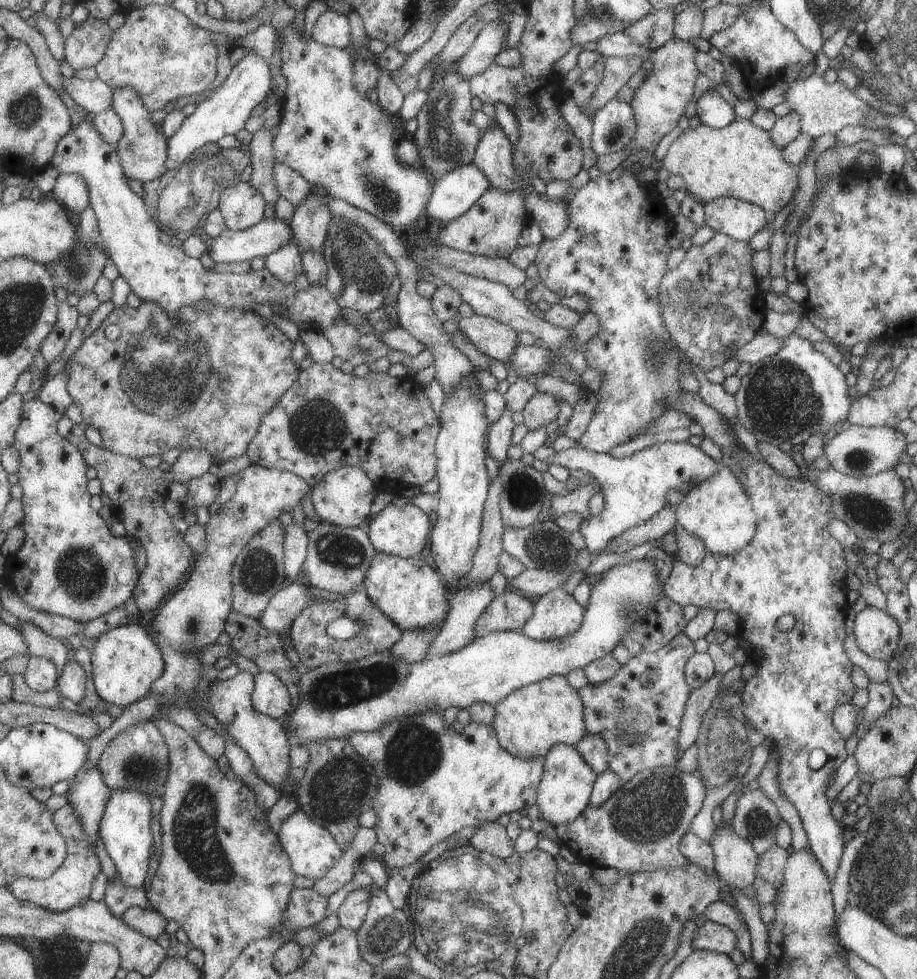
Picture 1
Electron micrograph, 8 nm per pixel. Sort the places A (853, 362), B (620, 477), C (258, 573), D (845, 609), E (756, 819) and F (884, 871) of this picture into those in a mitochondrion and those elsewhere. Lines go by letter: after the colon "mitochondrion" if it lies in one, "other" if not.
A: other
B: other
C: mitochondrion
D: other
E: mitochondrion
F: mitochondrion

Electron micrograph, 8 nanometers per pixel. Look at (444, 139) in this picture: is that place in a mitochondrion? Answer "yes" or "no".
yes

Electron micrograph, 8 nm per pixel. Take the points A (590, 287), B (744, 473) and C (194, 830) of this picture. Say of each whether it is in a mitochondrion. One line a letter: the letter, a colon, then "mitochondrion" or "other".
A: other
B: other
C: mitochondrion

